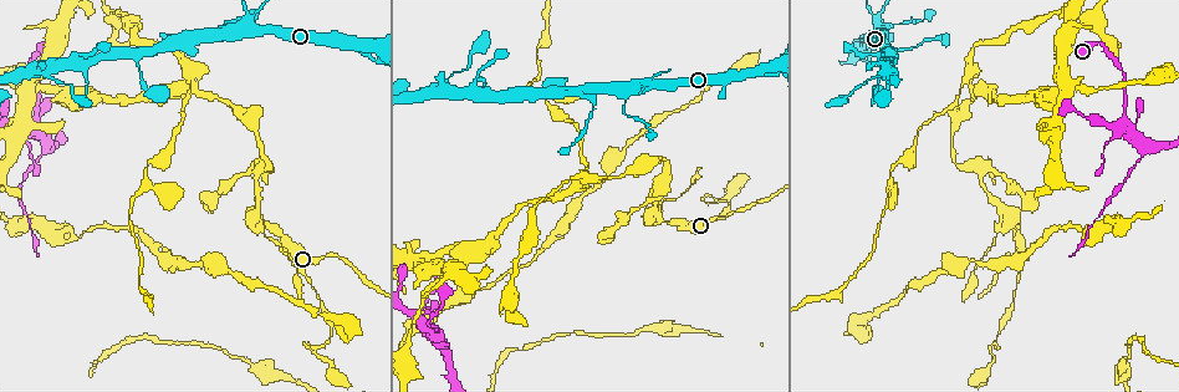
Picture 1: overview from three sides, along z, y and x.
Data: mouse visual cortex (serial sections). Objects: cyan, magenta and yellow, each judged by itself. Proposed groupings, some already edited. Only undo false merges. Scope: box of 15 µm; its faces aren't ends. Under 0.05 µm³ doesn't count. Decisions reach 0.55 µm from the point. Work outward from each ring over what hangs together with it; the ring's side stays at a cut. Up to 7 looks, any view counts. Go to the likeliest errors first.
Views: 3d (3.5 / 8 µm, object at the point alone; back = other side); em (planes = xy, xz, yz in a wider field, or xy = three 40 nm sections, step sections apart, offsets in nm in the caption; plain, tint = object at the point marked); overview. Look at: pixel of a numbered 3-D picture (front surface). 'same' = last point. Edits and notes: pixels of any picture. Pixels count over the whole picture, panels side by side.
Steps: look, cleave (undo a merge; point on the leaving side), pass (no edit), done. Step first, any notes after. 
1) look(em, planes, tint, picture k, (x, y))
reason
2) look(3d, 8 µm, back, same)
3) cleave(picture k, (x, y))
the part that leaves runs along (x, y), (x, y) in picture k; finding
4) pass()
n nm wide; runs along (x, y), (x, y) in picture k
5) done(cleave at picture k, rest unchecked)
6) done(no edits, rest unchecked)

look(3d, 3.5 µm, picture 1, (658, 214))
sudden change in width

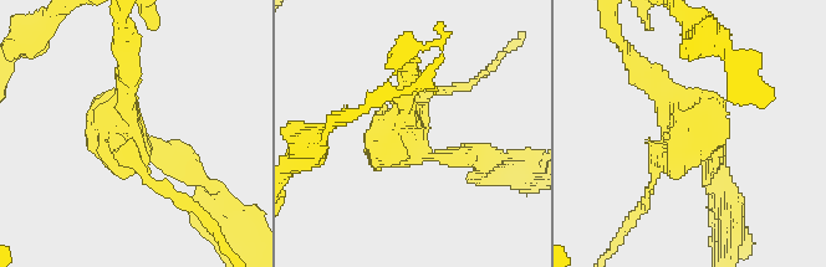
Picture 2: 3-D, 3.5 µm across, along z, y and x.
look(em, xy, step 2, tint, picture 2, (411, 137))

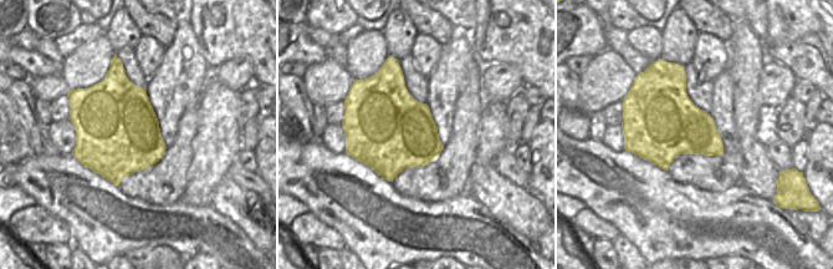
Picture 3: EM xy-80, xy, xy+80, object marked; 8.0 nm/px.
pass()
runs along (709, 175), (713, 148), (640, 72) in picture 2; all the same cell

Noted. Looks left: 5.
look(3d, 8 µm, picture 1, (1140, 159))
sudden change in width

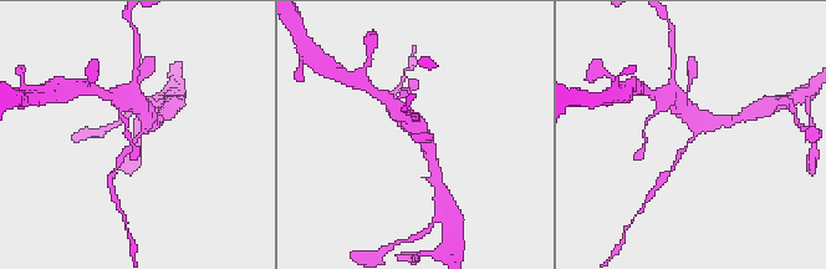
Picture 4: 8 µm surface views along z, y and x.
look(3d, 3.5 µm, picture 4, (133, 140))
closer look

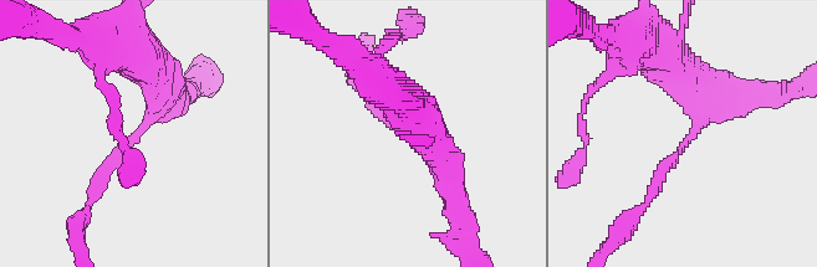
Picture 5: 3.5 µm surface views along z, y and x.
look(em, xy, step 5, tint, picture 5, (130, 143))
arms of 150, 350 nm; shape alone is not enough

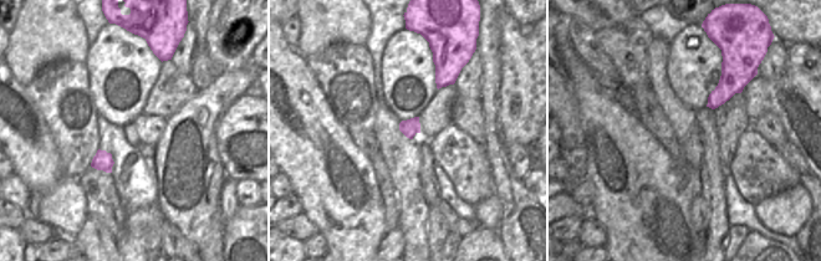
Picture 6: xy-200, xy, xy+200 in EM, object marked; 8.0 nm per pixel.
cleave(picture 5, (116, 163))
the part that leaves runs along (693, 133), (629, 220) in picture 5; two cells meet here

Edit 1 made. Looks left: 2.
done(cleave at picture 5, rest unchecked)

